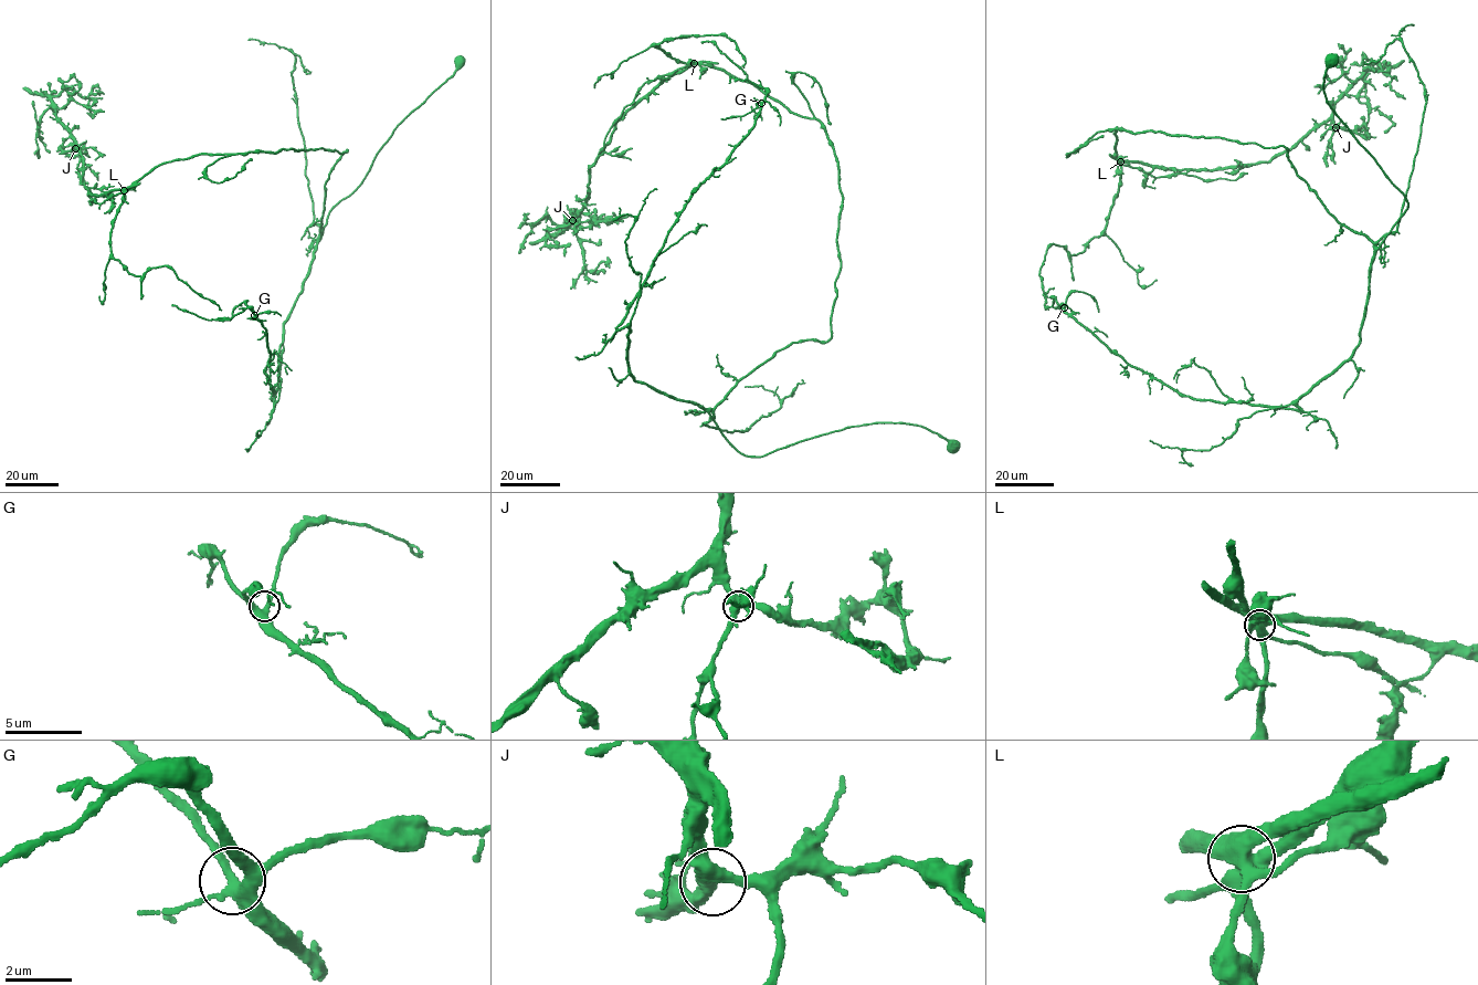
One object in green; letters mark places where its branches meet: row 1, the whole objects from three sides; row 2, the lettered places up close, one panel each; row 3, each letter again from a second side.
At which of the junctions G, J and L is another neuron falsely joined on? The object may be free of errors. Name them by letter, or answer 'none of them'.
L

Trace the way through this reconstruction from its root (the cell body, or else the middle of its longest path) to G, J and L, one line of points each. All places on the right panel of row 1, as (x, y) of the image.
G: (1334, 61), (1328, 103), (1408, 203), (1373, 258), (1359, 345), (1300, 398), (1300, 411), (1179, 393), (1064, 307)
J: (1334, 61), (1328, 103), (1408, 203), (1378, 248), (1283, 146), (1109, 129), (1120, 161), (1222, 169), (1336, 127)
L: (1334, 61), (1328, 103), (1408, 203), (1378, 248), (1328, 211), (1283, 146), (1109, 128), (1118, 128), (1120, 163)

